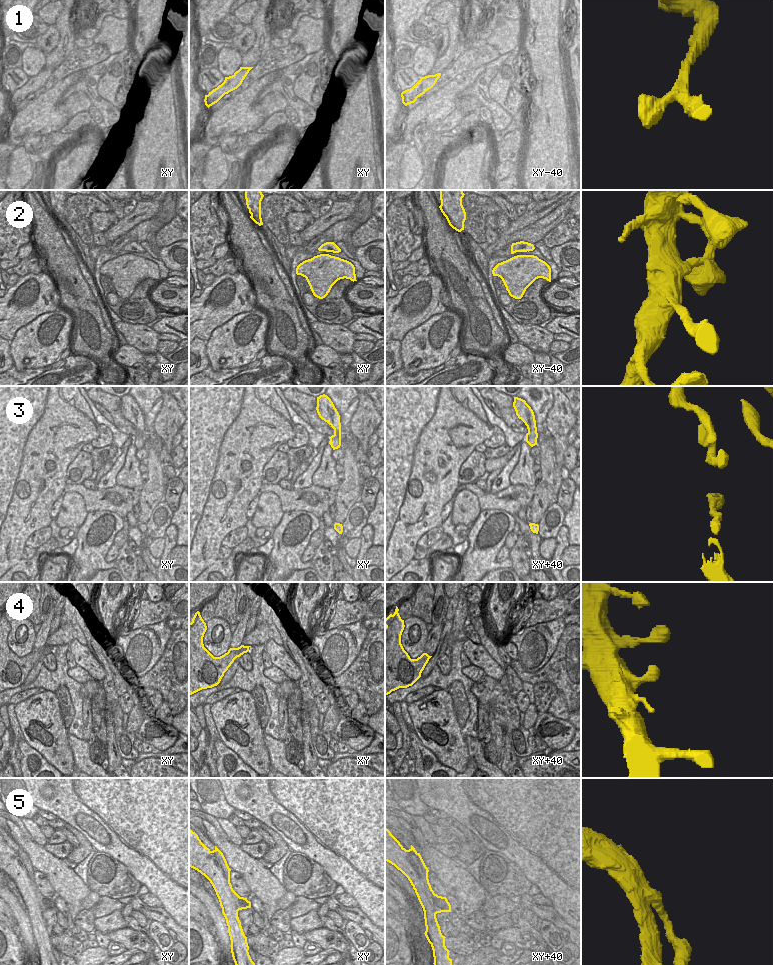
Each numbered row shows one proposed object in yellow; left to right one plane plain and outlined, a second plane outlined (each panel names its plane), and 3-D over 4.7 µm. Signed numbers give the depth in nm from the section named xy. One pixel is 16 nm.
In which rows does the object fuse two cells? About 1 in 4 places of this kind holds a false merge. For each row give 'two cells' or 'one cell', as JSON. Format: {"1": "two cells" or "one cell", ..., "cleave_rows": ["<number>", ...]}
{"1": "one cell", "2": "one cell", "3": "one cell", "4": "one cell", "5": "two cells", "cleave_rows": ["5"]}

